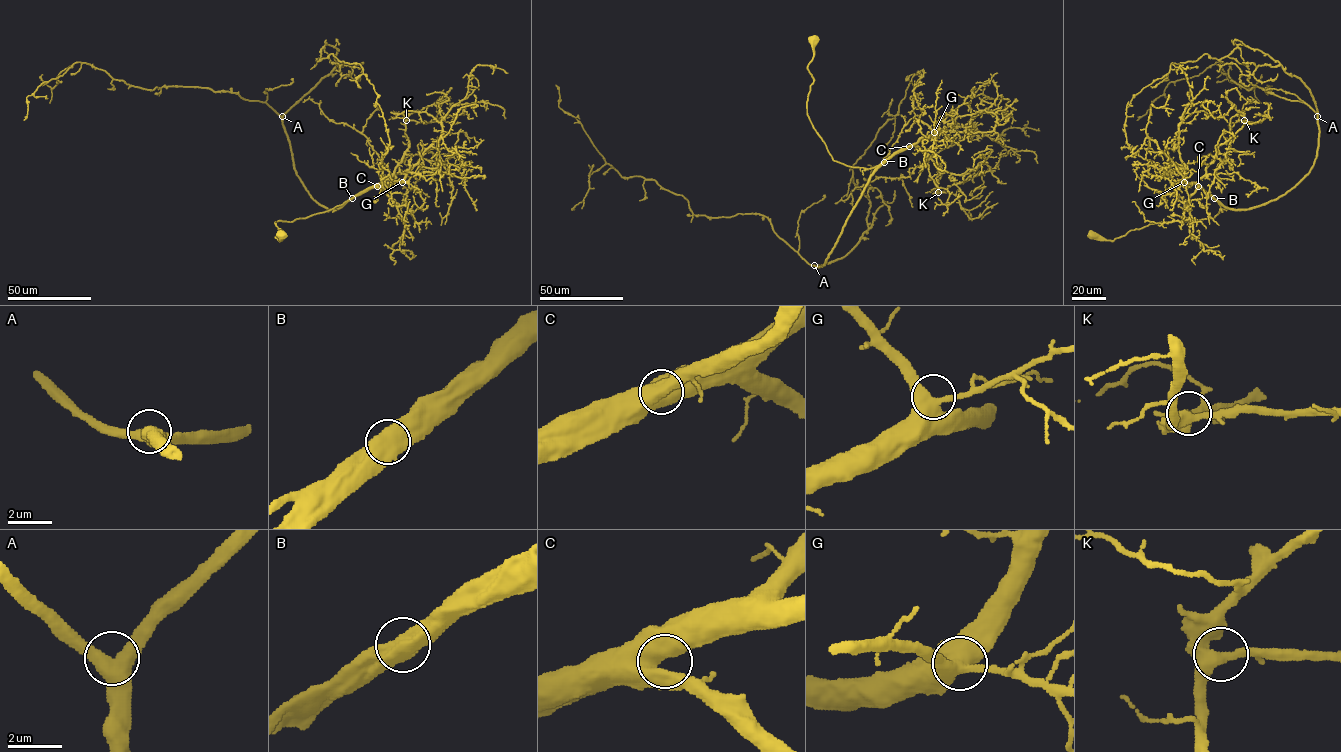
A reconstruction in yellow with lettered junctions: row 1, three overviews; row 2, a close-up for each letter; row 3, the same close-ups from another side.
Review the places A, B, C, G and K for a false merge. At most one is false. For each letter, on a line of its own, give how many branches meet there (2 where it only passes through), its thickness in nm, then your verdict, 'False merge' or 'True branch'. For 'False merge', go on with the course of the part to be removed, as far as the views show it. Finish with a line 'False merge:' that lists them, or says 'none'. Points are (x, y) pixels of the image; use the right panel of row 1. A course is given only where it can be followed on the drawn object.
A: Branches: 3. Thickness 440 nm. True branch
B: Branches: 2. Thickness 750 nm. True branch
C: Branches: 1. Thickness 800 nm. True branch
G: Branches: 3. Thickness 480 nm. True branch
K: Branches: 3. Thickness 400 nm. True branch
False merge: none

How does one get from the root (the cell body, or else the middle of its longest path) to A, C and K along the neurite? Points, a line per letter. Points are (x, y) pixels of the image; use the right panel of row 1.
A: (1092, 234), (1113, 240), (1150, 224), (1212, 218), (1219, 203), (1249, 209), (1278, 198), (1313, 164), (1317, 116)
C: (1092, 234), (1113, 240), (1150, 224), (1212, 218), (1220, 206), (1198, 186)
K: (1092, 234), (1113, 240), (1150, 224), (1213, 218), (1220, 206), (1197, 181), (1213, 161), (1218, 146), (1244, 120)

